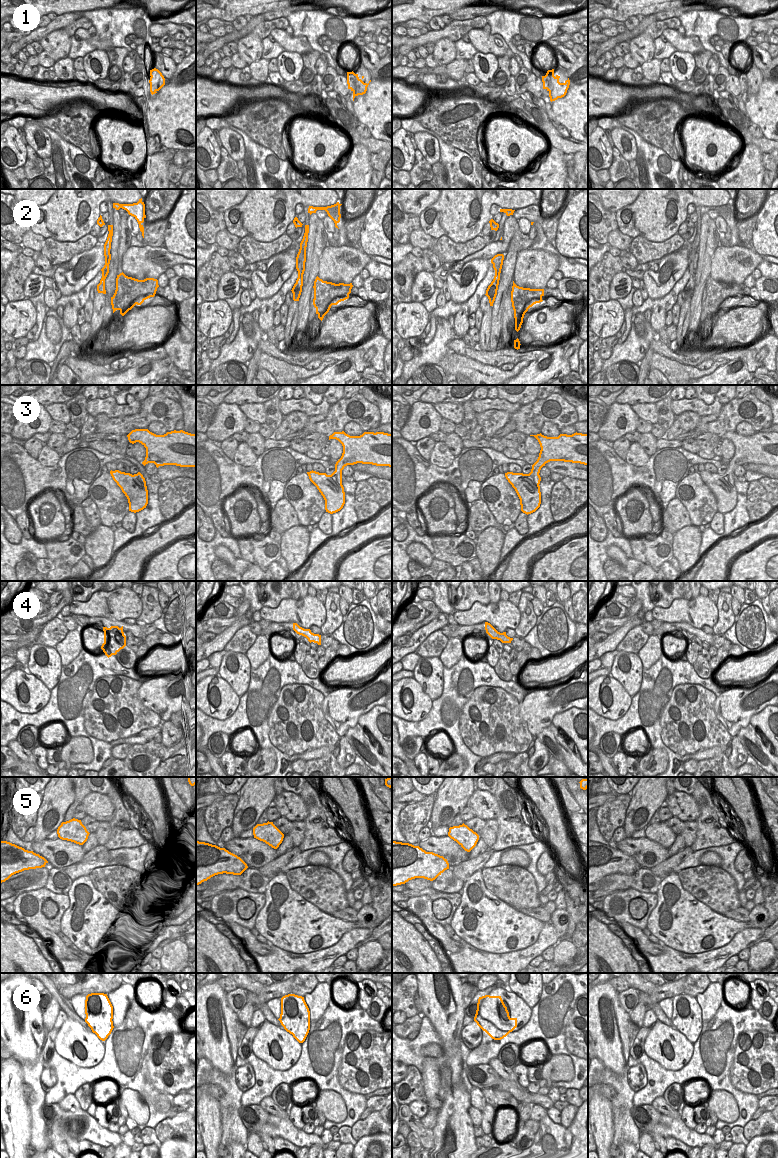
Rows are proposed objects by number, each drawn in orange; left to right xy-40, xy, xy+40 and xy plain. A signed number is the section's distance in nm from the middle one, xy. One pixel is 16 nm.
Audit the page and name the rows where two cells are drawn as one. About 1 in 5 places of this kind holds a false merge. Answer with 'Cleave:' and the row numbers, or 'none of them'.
Cleave: 2, 4, 6

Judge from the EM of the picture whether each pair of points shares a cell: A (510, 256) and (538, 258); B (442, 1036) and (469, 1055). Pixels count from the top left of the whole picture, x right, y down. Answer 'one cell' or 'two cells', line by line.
A: two cells
B: two cells

